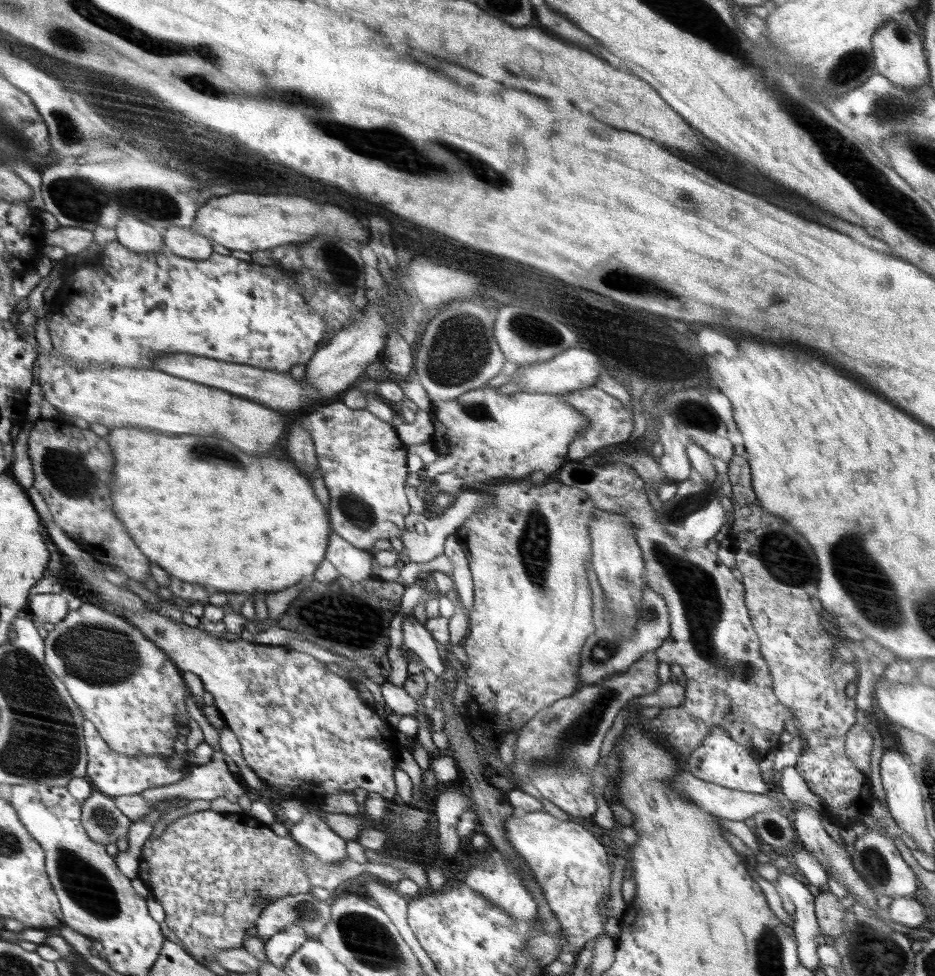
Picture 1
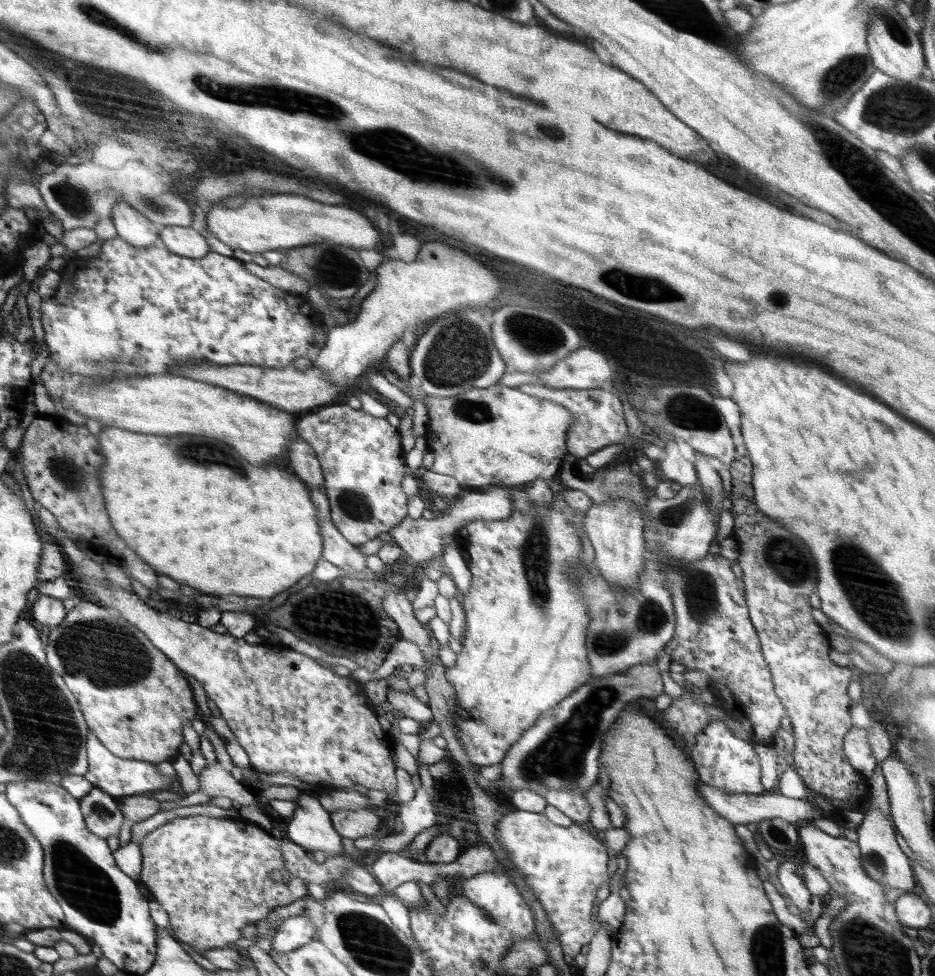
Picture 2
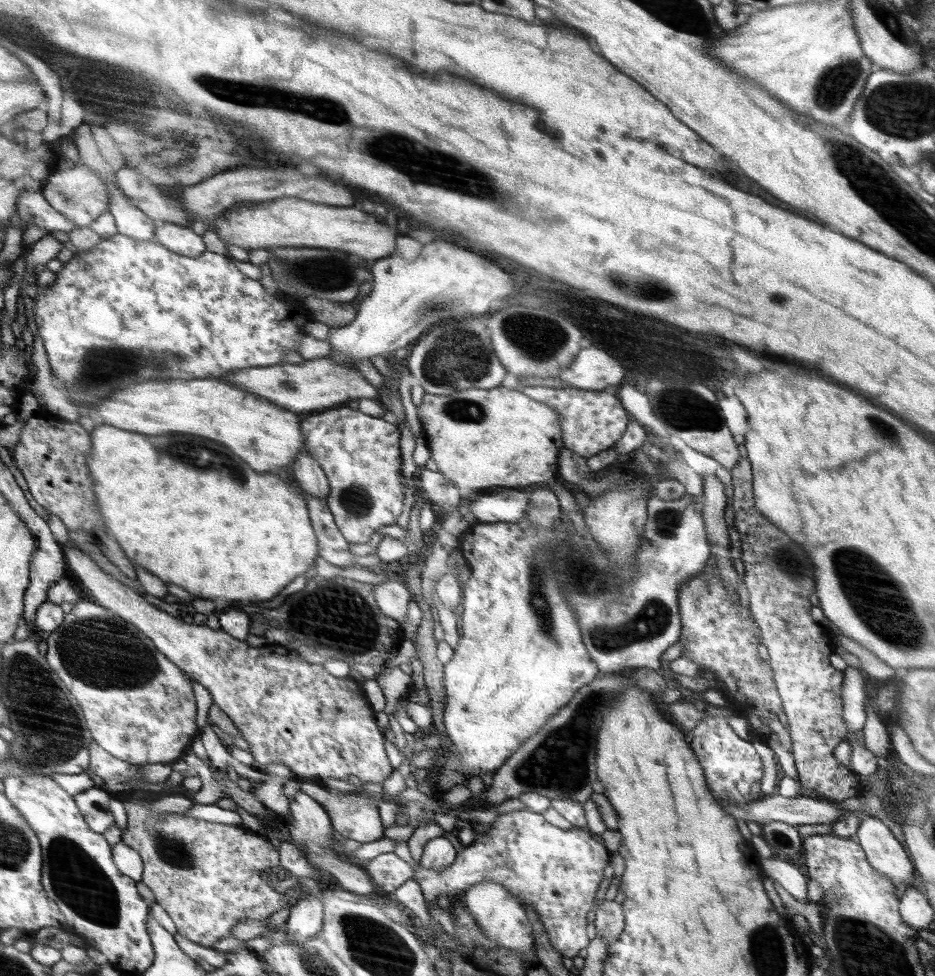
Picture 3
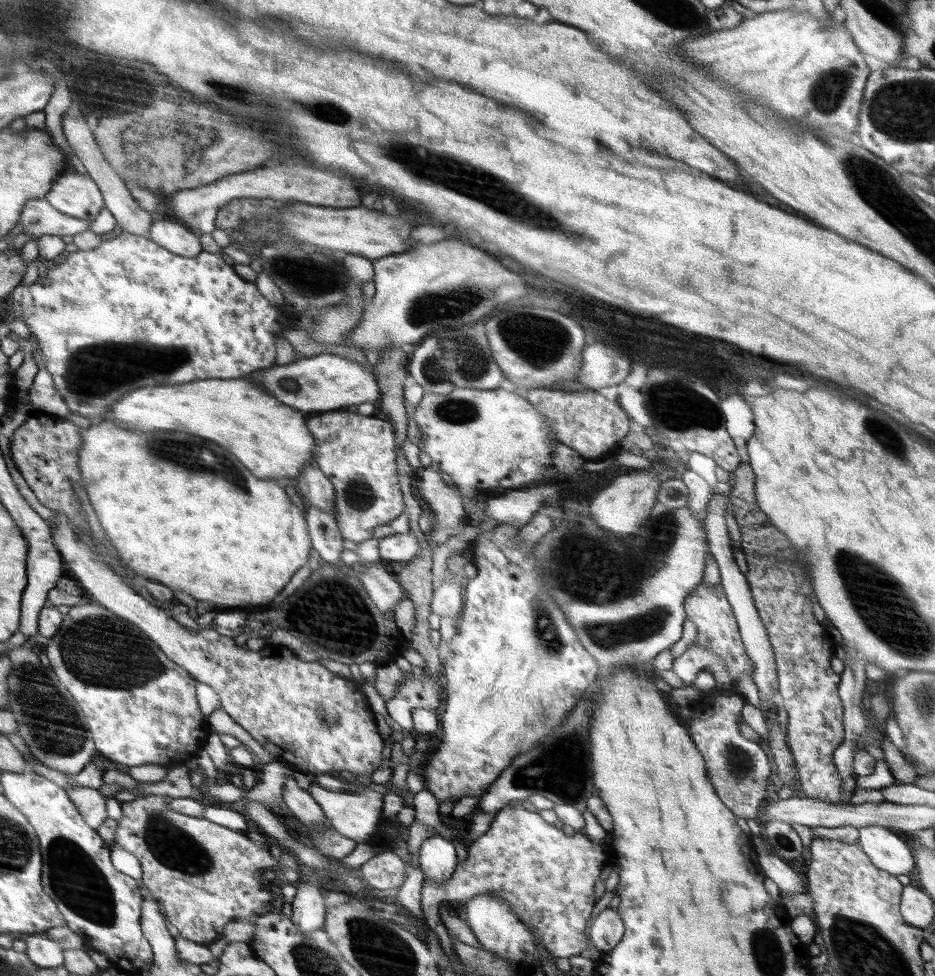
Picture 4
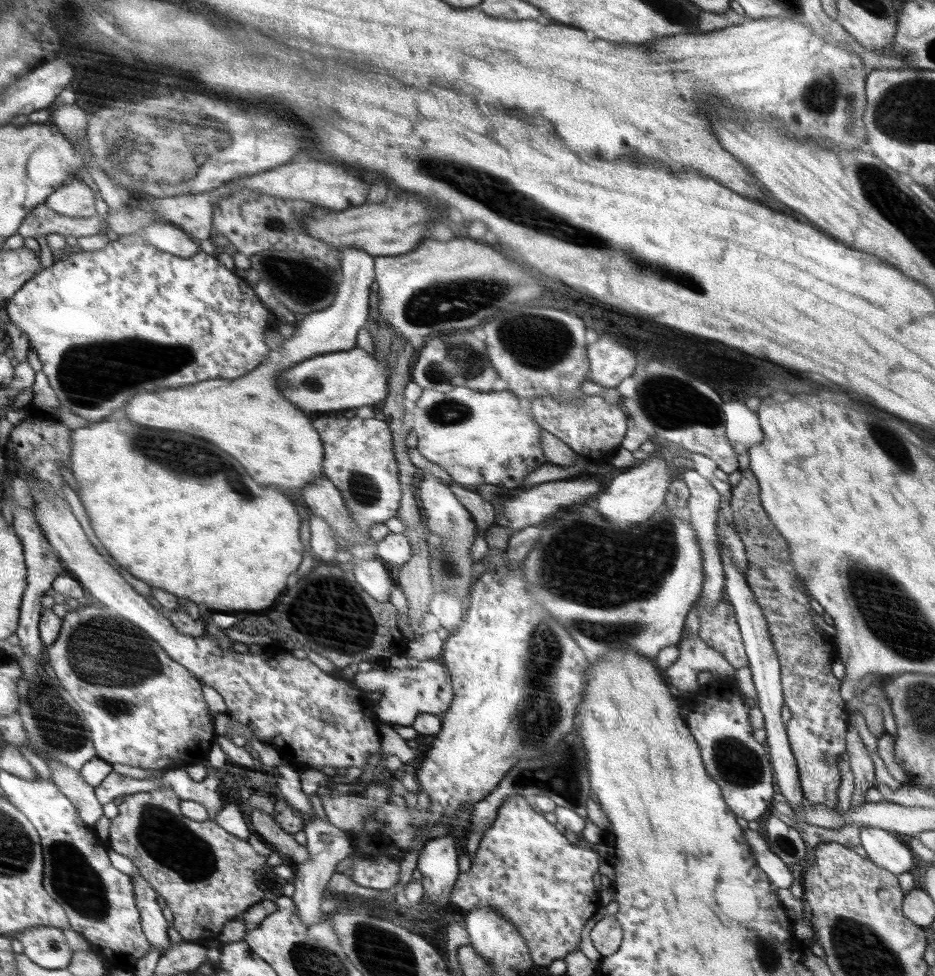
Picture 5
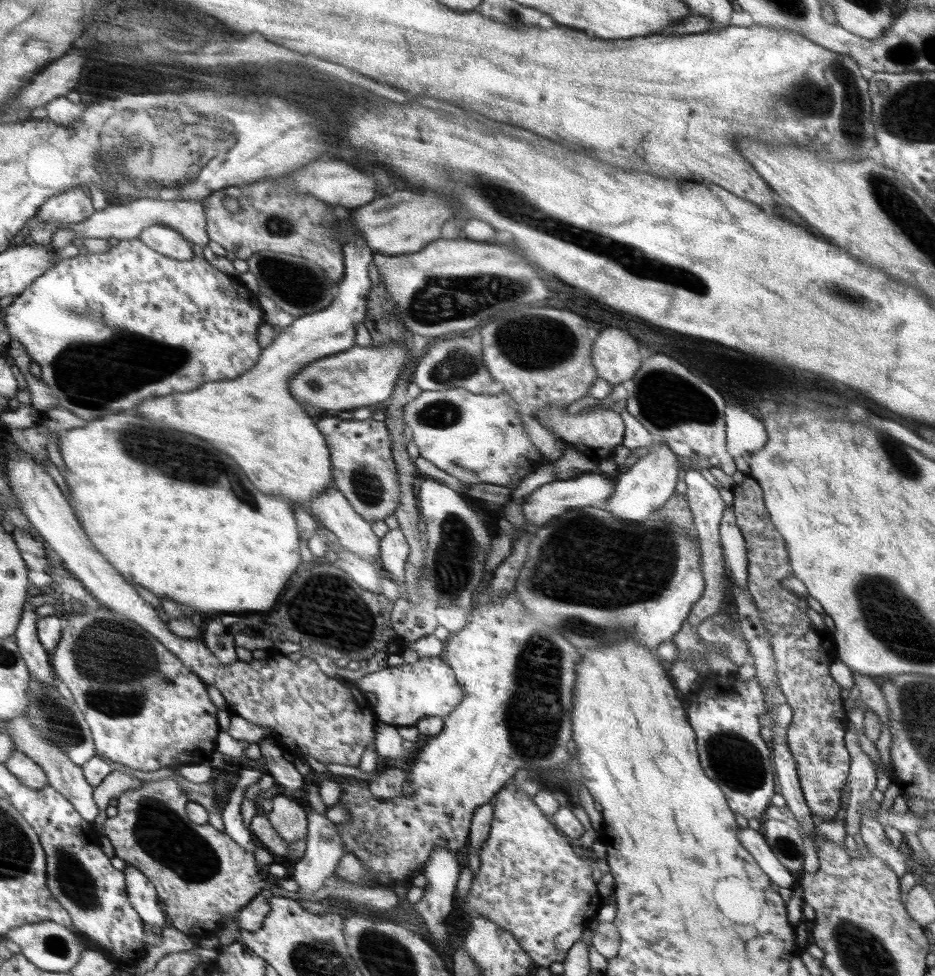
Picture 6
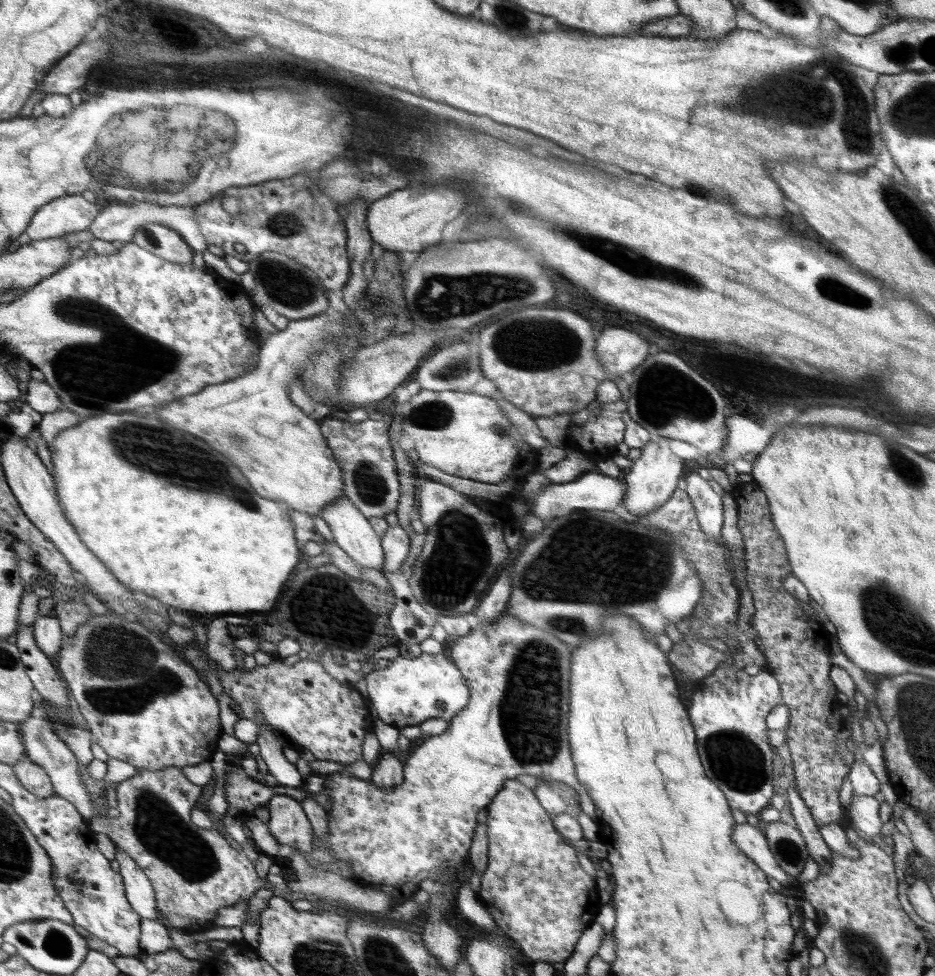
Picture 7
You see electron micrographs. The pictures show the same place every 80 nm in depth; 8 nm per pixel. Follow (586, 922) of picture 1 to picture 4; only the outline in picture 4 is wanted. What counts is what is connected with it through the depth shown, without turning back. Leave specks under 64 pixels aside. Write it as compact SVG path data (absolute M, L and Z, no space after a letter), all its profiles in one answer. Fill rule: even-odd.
M510 801L501 808L490 824L490 830L477 838L468 848L467 858L463 863L457 863L455 873L450 880L438 884L425 878L421 892L422 916L430 918L430 908L436 910L438 902L459 902L466 904L482 893L496 894L510 905L518 918L533 934L534 941L539 938L539 944L548 954L556 958L568 958L580 955L586 948L586 922L596 904L594 884L606 864L606 854L602 848L588 840L586 834L576 832L574 836L566 836L556 825L544 822L539 812L529 811L518 801ZM384 851L357 868L361 882L381 891L395 889L405 881L406 866L393 851Z

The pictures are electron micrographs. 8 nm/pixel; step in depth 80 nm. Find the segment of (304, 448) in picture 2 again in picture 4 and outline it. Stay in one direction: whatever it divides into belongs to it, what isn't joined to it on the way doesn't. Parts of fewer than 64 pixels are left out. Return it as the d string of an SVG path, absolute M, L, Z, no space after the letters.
M314 461L309 466L305 466L305 470L299 474L296 480L298 480L298 488L300 488L299 497L306 505L311 504L336 518L336 491L333 484L330 483L328 475L320 470Z

